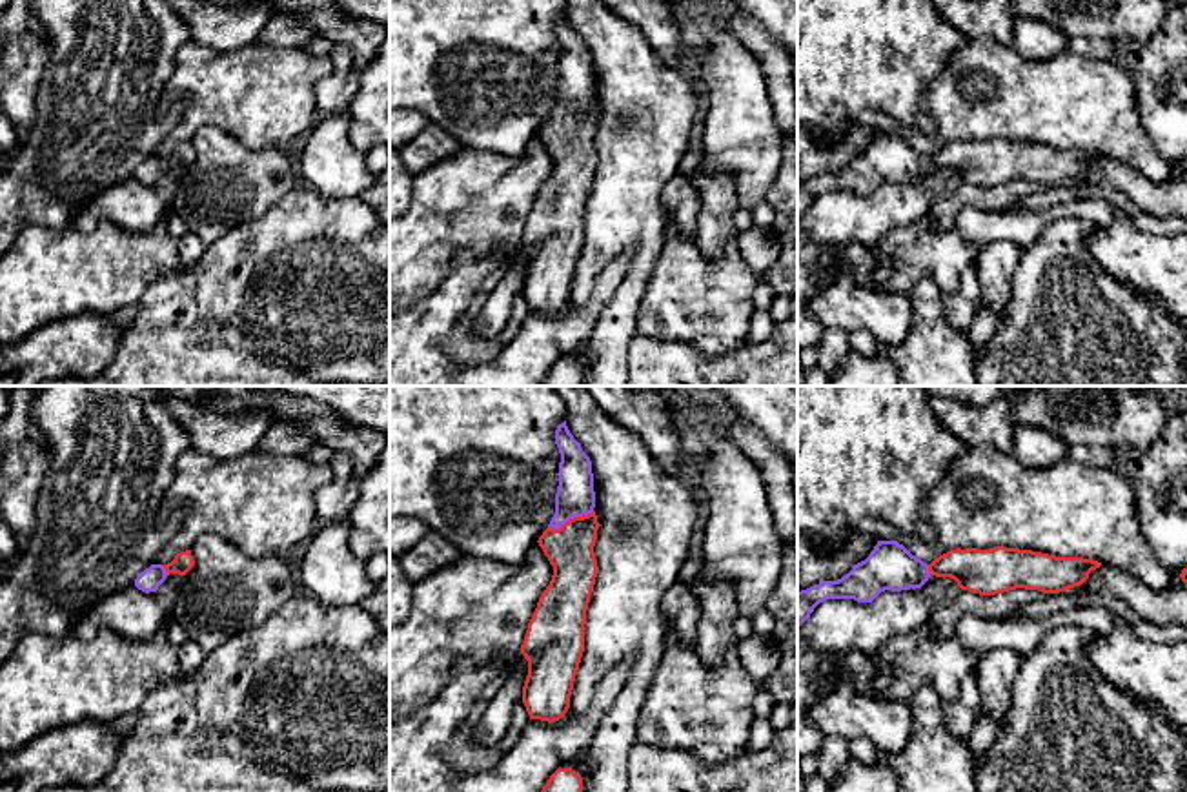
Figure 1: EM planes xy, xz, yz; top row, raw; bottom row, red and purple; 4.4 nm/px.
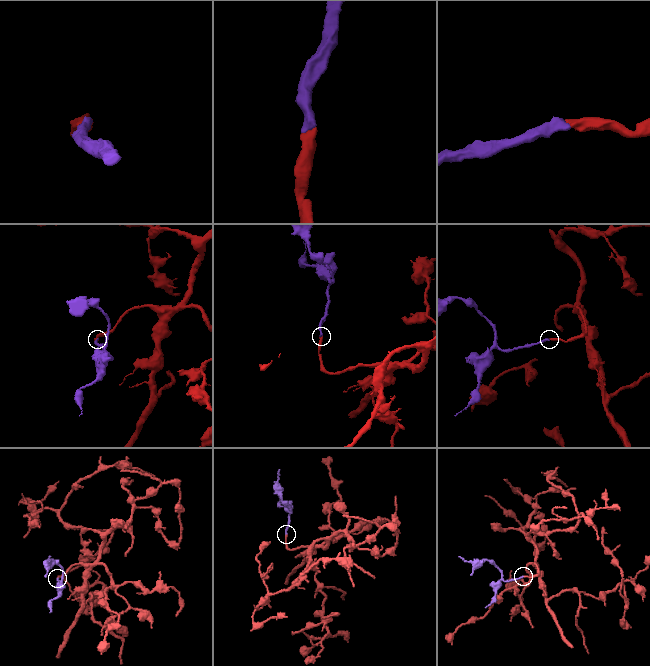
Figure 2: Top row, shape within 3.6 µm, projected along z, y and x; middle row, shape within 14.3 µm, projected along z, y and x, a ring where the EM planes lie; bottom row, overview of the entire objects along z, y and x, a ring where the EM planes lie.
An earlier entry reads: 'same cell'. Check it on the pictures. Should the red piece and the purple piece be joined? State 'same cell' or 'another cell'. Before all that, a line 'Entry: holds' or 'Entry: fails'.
Entry: holds
same cell

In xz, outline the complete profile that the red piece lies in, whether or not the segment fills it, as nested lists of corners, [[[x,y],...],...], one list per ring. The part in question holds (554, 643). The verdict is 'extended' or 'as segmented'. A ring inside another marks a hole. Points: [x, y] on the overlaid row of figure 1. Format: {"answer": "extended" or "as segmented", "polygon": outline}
{"answer": "extended", "polygon": [[[566,421],[555,430],[561,453],[555,513],[539,537],[539,546],[553,566],[553,575],[528,623],[521,654],[528,661],[522,703],[530,719],[559,721],[570,708],[570,696],[584,652],[584,624],[590,595],[597,577],[594,546],[597,541],[597,515],[592,461],[570,433]]]}

